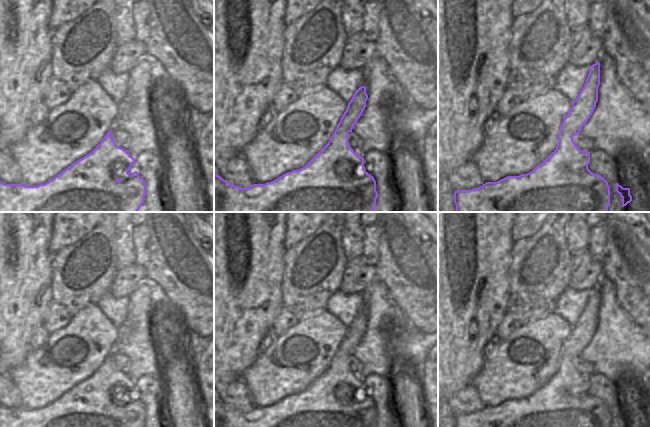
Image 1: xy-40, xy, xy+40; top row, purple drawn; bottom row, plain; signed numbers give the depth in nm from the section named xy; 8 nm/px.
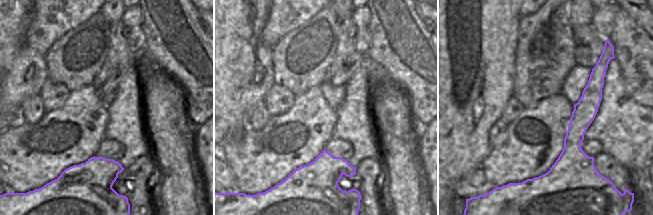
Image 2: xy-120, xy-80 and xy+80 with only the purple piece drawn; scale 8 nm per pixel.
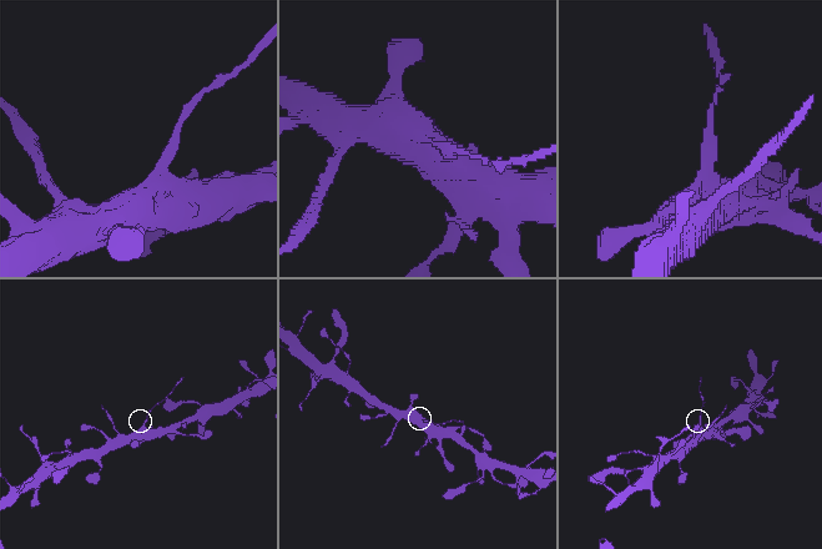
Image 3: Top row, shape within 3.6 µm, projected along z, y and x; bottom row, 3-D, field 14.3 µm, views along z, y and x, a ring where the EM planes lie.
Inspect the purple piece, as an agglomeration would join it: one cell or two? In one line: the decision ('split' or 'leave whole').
split

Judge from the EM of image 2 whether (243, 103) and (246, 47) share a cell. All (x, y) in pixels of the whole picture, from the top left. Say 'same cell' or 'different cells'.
same cell

